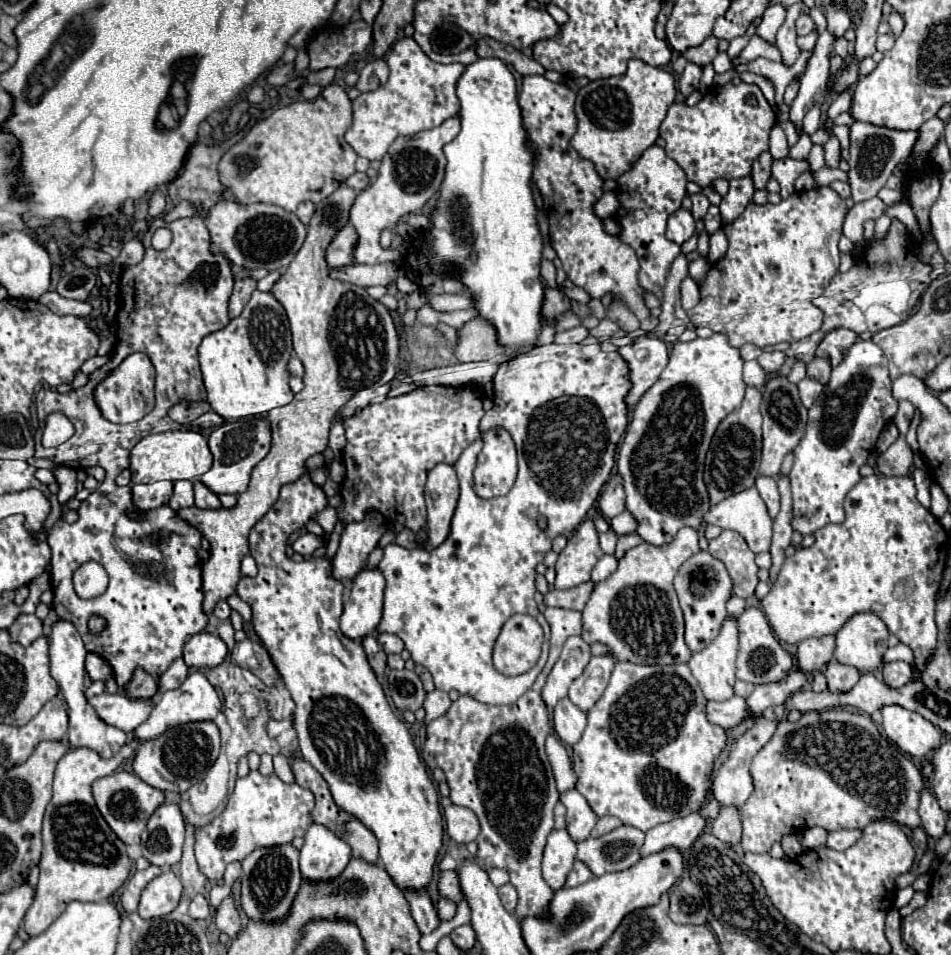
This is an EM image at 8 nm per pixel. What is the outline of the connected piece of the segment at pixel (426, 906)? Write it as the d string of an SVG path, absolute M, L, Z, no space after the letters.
M404 888L402 894L404 894L404 898L410 904L414 922L418 924L420 932L422 934L430 934L440 924L440 920L438 920L438 914L434 910L434 904L432 904L428 892L426 890L410 890L410 888Z

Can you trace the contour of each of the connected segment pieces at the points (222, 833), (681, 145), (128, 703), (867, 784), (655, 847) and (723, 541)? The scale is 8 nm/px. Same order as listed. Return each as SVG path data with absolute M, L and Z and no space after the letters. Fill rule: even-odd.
M250 770L248 776L236 778L236 786L232 794L228 796L226 808L206 826L196 828L196 840L194 840L194 856L198 862L200 872L210 880L222 880L224 868L230 862L242 862L250 852L256 848L270 848L270 846L282 846L292 842L296 836L304 836L310 822L312 822L312 808L314 808L314 794L308 788L302 788L298 784L286 784L276 774L262 776L256 770Z
M740 82L738 86L726 84L720 88L712 88L702 96L702 100L696 106L686 106L686 102L674 102L668 108L668 114L664 122L660 124L660 138L664 138L666 146L664 152L668 158L678 162L678 166L686 172L686 178L690 182L696 182L698 186L706 188L710 186L716 178L732 180L732 178L746 178L752 172L752 162L768 150L768 136L772 126L776 124L776 114L770 108L768 100L760 92L756 84L746 84ZM754 94L758 100L758 106L744 106L744 96Z
M108 692L90 698L90 704L96 708L98 716L106 724L116 726L128 734L134 732L134 728L148 718L148 714L152 712L152 706L154 706L152 698L134 700L134 698L128 698L122 694L108 694Z
M846 708L814 710L800 716L798 722L782 720L774 736L754 756L750 766L754 784L752 796L740 808L742 818L742 850L744 852L770 852L770 846L786 834L804 832L812 826L832 830L864 828L878 818L888 818L908 828L922 826L918 816L918 790L922 788L920 770L876 728L872 718L862 712Z
M688 814L686 818L676 818L674 822L658 824L646 832L640 856L644 858L666 848L676 848L678 852L684 852L704 832L704 826L706 822L702 822L700 814Z
M722 530L720 536L710 540L710 554L722 560L730 570L734 580L734 596L750 598L758 584L758 566L754 564L754 552L748 548L746 540L732 530Z

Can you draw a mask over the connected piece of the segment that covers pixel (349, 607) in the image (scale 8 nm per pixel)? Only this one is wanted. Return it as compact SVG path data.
M364 568L354 576L340 616L340 630L348 638L362 640L374 632L382 618L382 590L384 576L378 568Z

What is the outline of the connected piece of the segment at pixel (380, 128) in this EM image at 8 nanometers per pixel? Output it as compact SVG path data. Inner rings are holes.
M414 38L396 40L388 54L390 78L378 90L362 92L354 102L354 122L346 132L346 142L358 156L382 160L398 136L414 136L416 132L436 128L458 114L458 96L454 86L464 72L462 64L438 64L430 60Z

